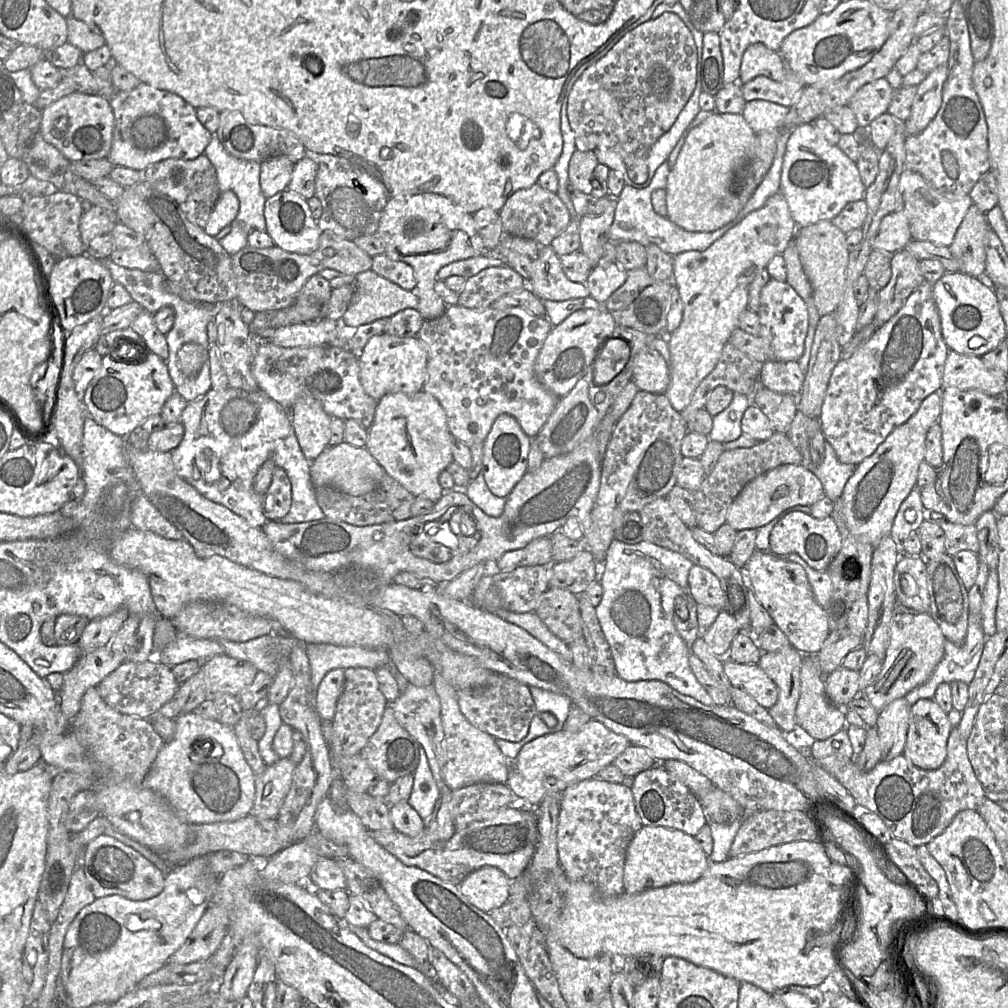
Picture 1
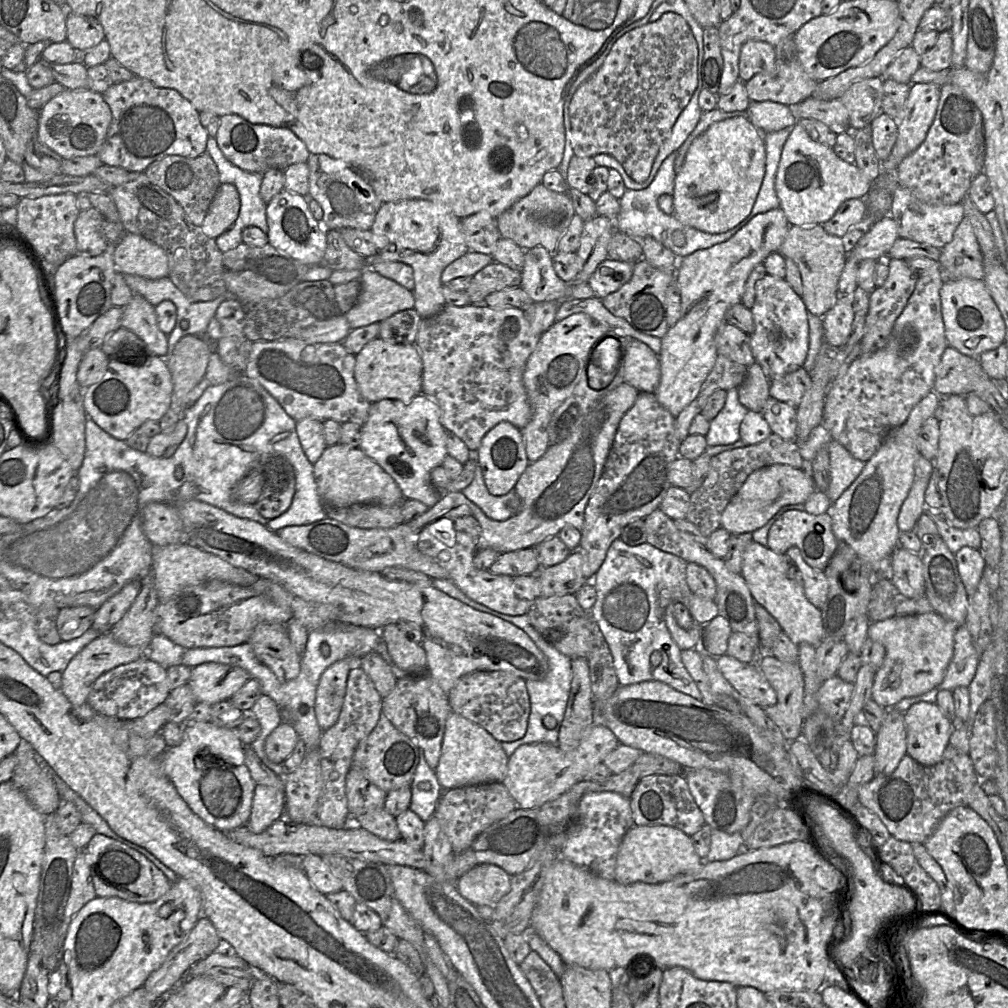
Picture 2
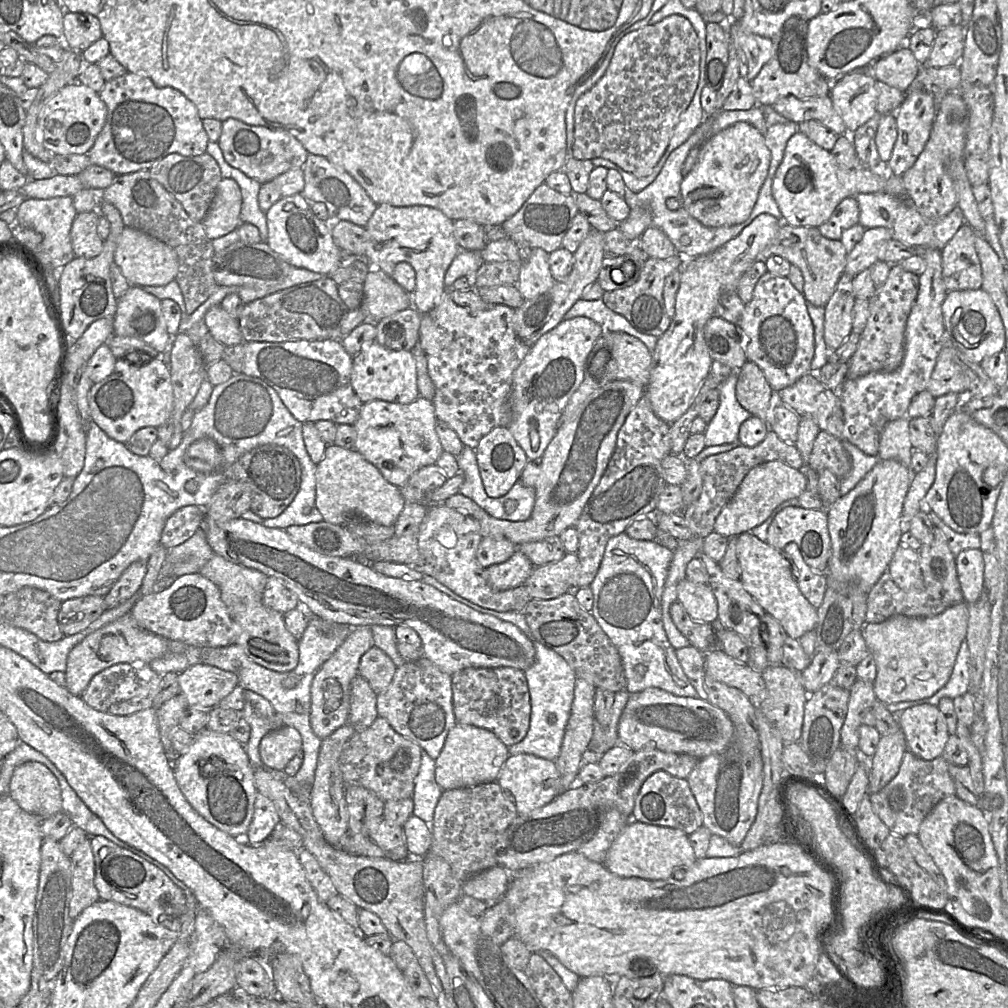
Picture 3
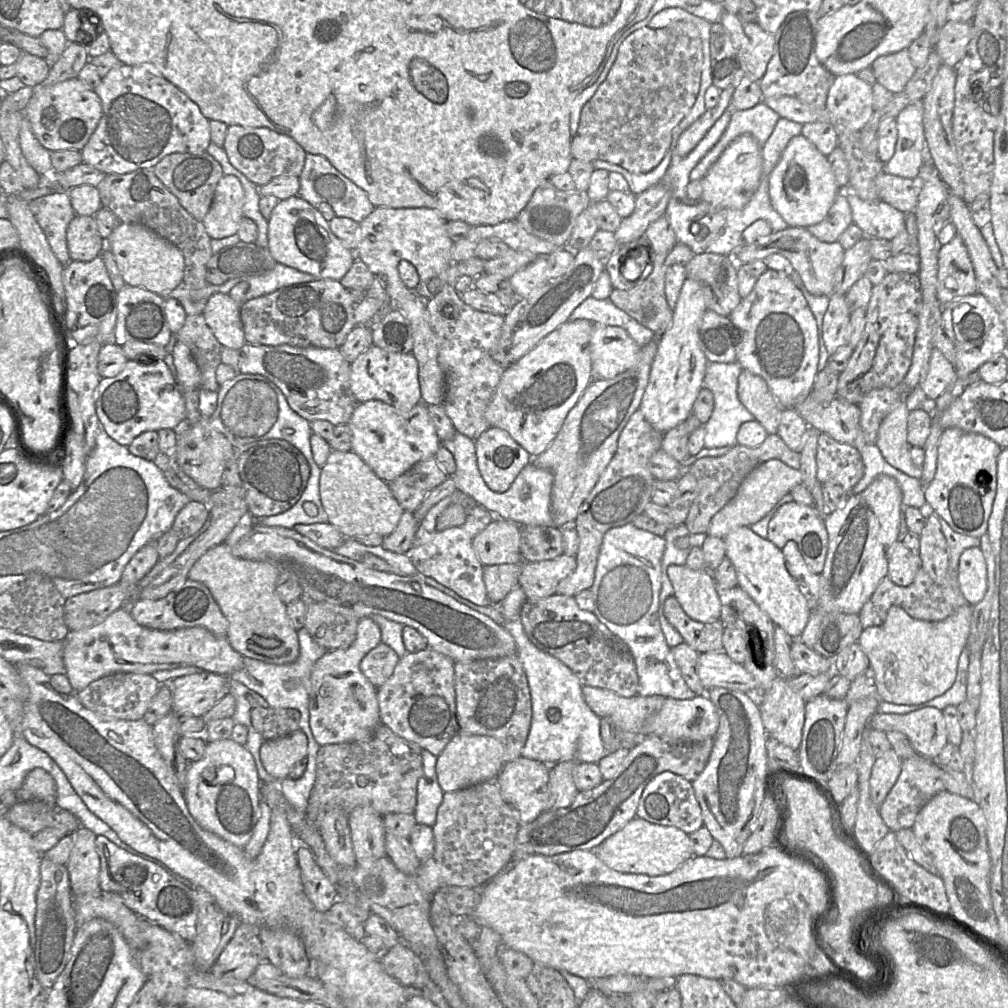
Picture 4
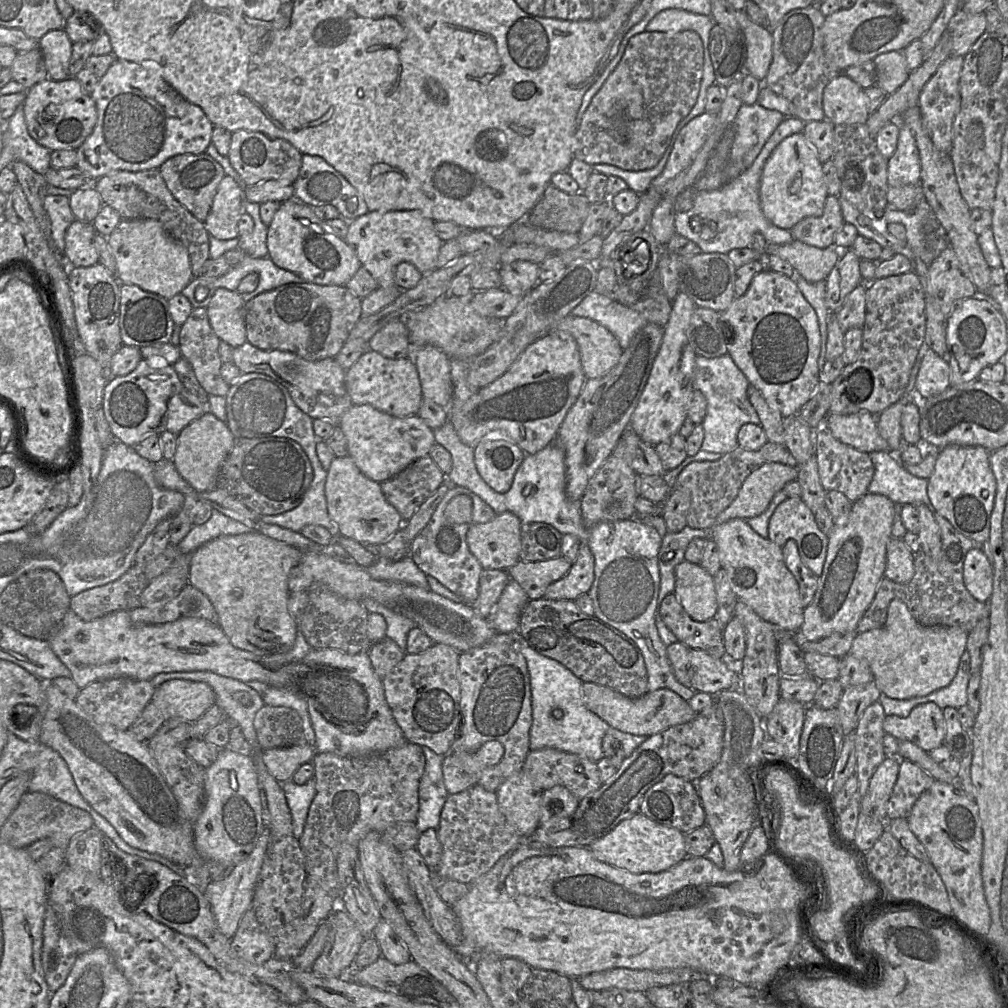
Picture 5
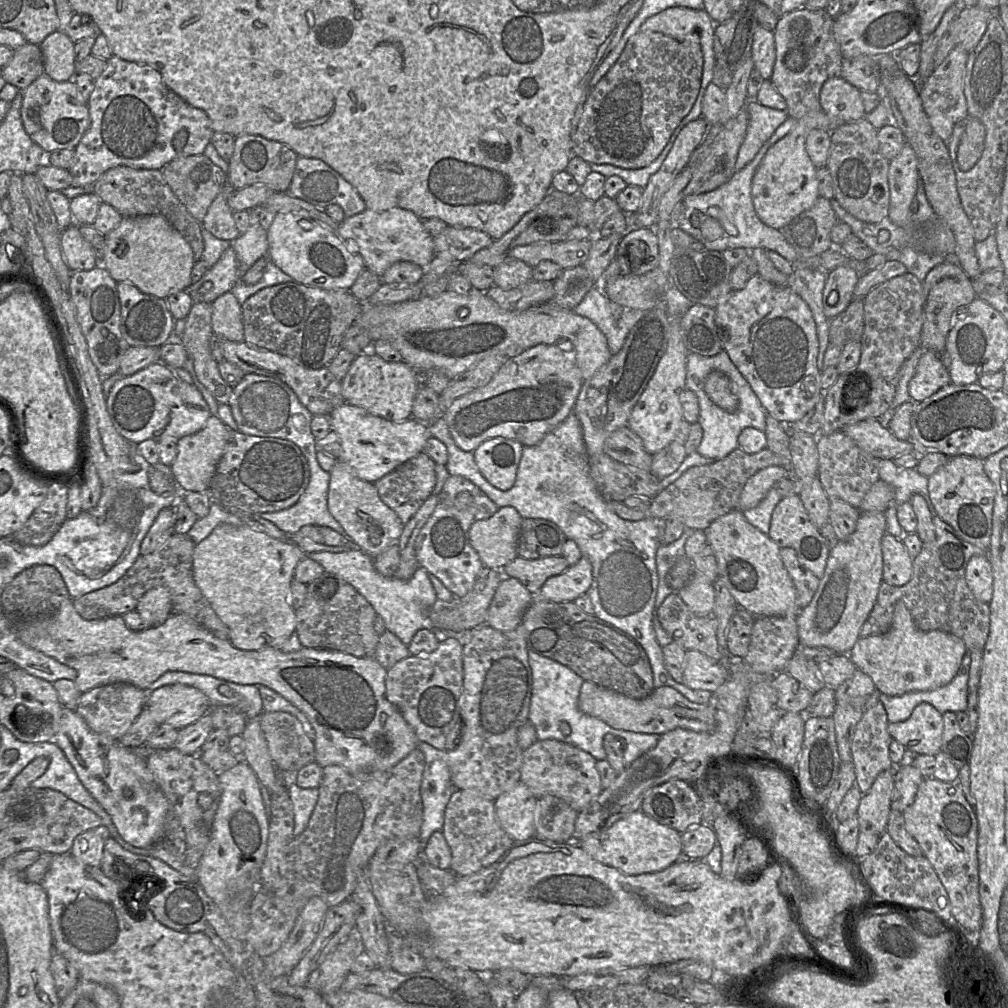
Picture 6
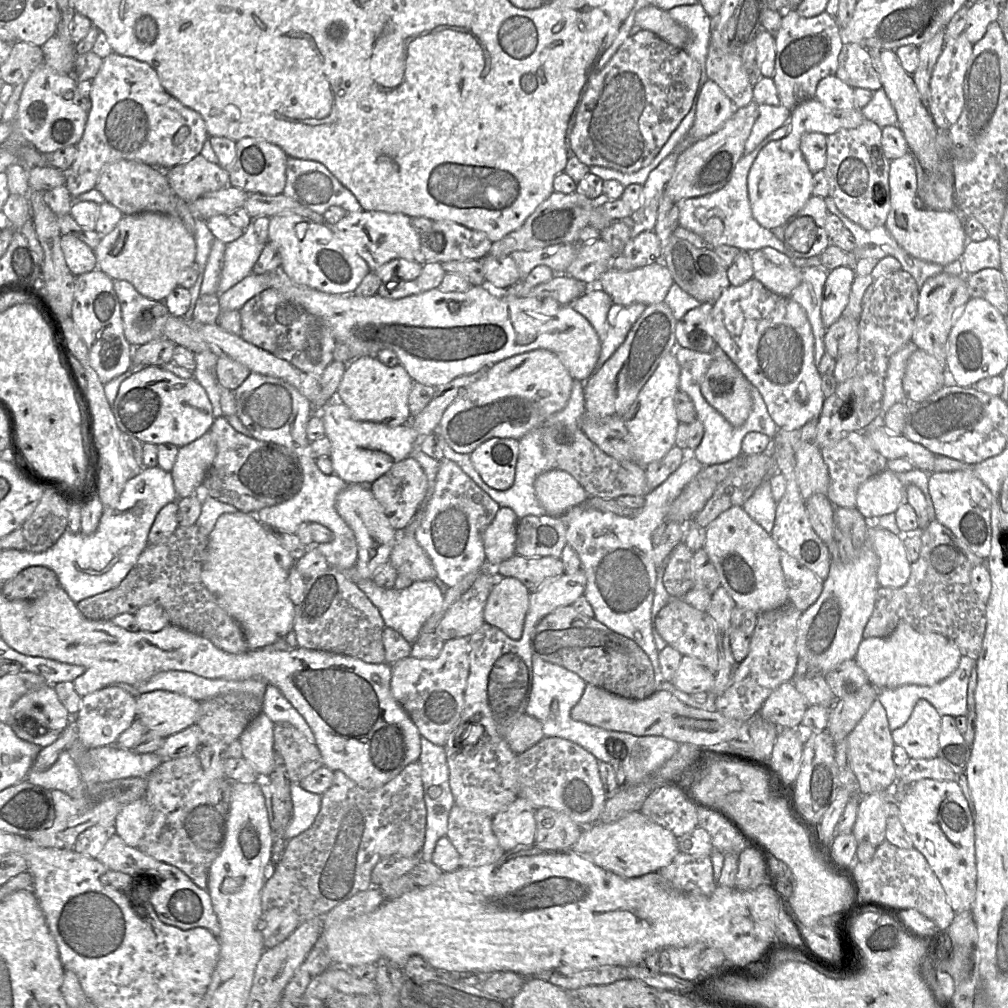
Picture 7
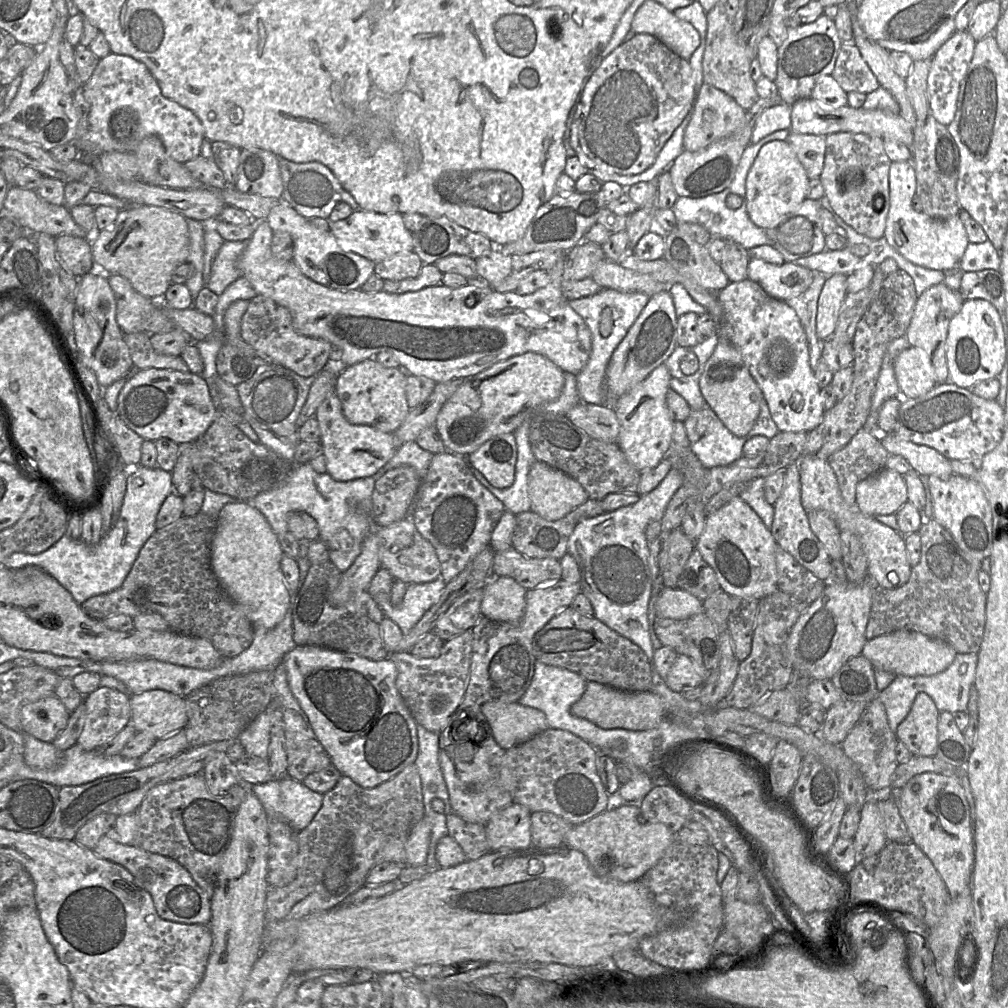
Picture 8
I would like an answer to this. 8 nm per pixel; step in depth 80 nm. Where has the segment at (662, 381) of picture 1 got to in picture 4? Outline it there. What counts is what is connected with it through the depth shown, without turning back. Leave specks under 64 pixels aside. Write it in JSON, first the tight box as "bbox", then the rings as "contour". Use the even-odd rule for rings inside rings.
{"bbox":[590,324,640,380],"contour":[[[594,324],[590,339],[593,380],[613,378],[631,368],[640,348],[623,328]]]}

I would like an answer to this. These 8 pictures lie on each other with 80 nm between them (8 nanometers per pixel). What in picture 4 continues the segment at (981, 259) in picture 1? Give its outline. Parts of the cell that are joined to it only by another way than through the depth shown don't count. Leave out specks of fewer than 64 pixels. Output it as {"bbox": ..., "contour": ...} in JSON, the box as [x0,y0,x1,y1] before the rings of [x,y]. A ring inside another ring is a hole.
{"bbox":[937,235,978,306],"contour":[[[960,235],[942,245],[938,254],[937,278],[937,297],[942,306],[955,298],[978,292],[974,268]]]}

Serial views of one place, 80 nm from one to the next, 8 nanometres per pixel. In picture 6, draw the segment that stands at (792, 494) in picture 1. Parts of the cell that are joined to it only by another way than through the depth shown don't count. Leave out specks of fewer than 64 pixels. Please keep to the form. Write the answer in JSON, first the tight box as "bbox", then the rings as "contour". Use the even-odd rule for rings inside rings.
{"bbox":[737,466,790,512],"contour":[[[769,466],[756,472],[745,483],[737,509],[744,512],[756,507],[778,480],[790,475],[790,470],[782,466]]]}

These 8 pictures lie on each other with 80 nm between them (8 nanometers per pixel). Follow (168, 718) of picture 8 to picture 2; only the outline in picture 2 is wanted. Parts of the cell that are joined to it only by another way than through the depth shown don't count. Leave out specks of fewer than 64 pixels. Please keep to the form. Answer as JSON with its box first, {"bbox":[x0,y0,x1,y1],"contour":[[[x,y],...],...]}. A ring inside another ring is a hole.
{"bbox":[188,662,249,705],"contour":[[[205,662],[191,668],[188,684],[197,703],[213,705],[229,700],[249,679],[249,673],[238,666]]]}

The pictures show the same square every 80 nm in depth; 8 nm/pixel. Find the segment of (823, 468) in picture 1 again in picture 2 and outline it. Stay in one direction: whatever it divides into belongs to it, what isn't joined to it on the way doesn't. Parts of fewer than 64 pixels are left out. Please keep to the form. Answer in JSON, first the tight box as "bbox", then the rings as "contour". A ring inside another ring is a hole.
{"bbox":[825,440,866,503],"contour":[[[833,440],[827,449],[830,460],[830,481],[825,493],[833,503],[860,475],[866,462],[854,458],[845,447]]]}

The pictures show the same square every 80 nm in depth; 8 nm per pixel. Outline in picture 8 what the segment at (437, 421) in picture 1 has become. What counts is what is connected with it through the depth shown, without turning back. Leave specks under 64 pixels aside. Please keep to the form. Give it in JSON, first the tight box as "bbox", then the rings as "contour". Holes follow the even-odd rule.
{"bbox":[315,392,400,481],"contour":[[[335,392],[320,404],[315,418],[321,431],[320,443],[327,462],[327,473],[337,481],[352,481],[373,476],[386,465],[400,446],[394,433],[385,433],[366,425],[351,424],[345,418]]]}

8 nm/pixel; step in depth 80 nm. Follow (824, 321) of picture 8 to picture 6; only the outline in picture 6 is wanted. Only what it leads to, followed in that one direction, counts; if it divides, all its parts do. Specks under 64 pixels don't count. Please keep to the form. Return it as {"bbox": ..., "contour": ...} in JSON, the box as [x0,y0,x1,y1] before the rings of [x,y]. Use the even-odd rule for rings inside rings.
{"bbox":[823,265,860,320],"contour":[[[842,265],[827,273],[823,290],[823,311],[831,320],[842,313],[853,300],[860,275],[850,266]]]}

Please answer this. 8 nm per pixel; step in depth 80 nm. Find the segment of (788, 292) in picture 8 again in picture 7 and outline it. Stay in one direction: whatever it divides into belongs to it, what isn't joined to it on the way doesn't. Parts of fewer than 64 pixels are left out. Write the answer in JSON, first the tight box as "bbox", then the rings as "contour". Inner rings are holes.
{"bbox":[750,250,801,296],"contour":[[[761,250],[750,252],[753,264],[753,277],[768,290],[781,295],[790,296],[801,282],[801,268],[790,266],[782,268],[772,263]]]}

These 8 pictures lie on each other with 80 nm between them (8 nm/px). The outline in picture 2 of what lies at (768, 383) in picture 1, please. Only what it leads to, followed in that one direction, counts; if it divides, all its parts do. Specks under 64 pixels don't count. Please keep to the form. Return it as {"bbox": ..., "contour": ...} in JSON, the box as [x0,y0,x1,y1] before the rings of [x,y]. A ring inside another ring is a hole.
{"bbox":[770,367,811,407],"contour":[[[802,367],[781,378],[770,380],[770,397],[797,407],[811,386],[809,373]]]}

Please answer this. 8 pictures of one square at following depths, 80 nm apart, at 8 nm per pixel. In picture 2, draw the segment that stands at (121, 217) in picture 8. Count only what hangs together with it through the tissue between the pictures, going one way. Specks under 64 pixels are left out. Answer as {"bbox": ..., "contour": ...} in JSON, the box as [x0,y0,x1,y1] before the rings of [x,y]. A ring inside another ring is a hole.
{"bbox":[114,233,168,279],"contour":[[[126,233],[116,245],[114,263],[117,271],[147,279],[168,276],[168,258],[165,251],[144,237]]]}

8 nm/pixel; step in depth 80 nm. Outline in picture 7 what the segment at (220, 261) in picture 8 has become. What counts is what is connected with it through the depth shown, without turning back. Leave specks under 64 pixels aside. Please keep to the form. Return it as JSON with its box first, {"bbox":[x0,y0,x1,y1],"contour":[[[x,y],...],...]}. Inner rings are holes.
{"bbox":[218,222,265,295],"contour":[[[253,222],[244,229],[238,239],[226,244],[218,295],[252,273],[254,264],[264,247],[265,244],[260,242],[256,235]]]}

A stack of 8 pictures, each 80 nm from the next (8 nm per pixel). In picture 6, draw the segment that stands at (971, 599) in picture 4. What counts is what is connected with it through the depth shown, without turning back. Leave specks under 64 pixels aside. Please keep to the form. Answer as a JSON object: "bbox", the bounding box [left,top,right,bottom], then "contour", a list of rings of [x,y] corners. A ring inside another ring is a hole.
{"bbox":[965,555,993,603],"contour":[[[974,555],[965,570],[967,585],[974,596],[989,603],[993,594],[993,571],[987,555]]]}

